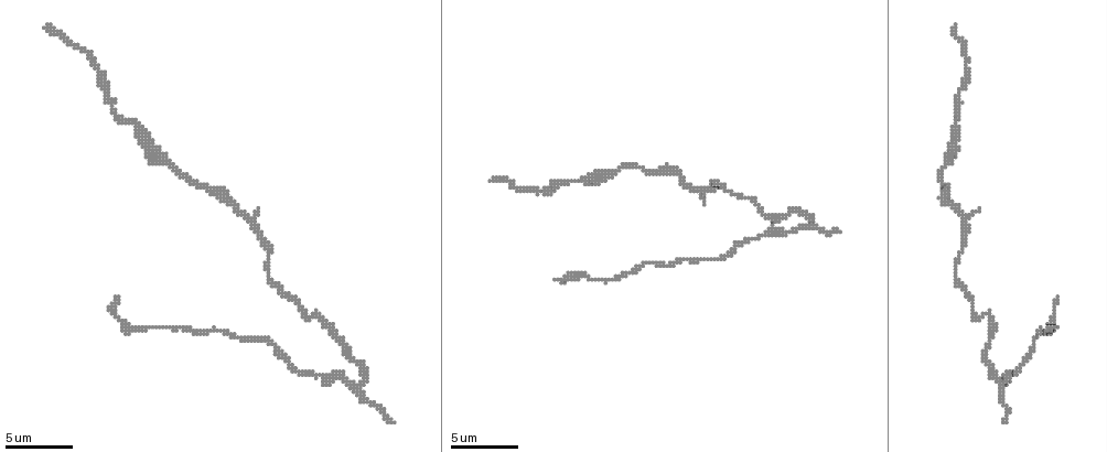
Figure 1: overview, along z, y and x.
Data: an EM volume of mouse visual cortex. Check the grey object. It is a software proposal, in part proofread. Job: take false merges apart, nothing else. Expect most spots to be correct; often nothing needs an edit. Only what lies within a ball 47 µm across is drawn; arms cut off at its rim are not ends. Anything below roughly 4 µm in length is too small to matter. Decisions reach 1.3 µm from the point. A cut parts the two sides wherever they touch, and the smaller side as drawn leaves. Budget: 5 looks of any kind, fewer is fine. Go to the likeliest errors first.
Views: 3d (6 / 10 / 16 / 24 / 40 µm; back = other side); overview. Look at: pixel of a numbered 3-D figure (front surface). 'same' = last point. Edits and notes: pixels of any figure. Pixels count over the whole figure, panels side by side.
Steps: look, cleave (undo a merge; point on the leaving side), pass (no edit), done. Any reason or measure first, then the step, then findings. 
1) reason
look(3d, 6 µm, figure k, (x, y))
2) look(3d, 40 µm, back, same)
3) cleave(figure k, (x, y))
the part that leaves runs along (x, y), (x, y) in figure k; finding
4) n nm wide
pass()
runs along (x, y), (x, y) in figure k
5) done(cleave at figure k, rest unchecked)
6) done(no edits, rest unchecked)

two arms in line, one across
look(3d, 6 µm, figure 1, (348, 383))

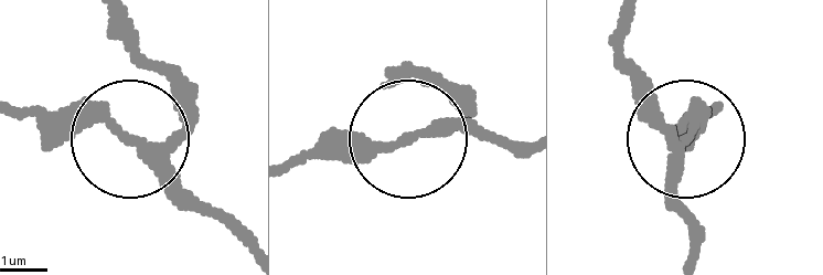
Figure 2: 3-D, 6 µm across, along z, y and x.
180 nm wide
pass()
one neuron here

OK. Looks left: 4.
thick turns thin
look(3d, 6 µm, figure 1, (987, 312))

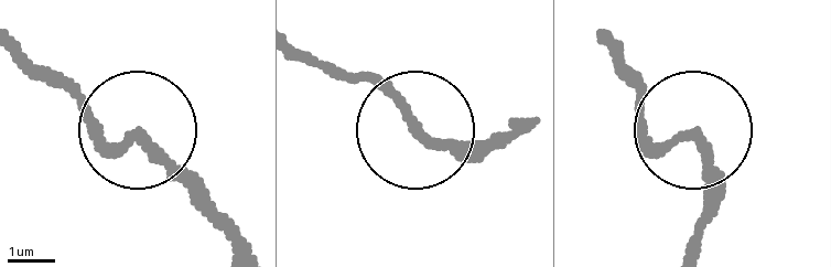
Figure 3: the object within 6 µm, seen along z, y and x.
pass()
runs along (646, 127), (698, 147), (701, 214) in figure 3; all the same neuron

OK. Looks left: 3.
calibre changes
look(3d, 10 µm, figure 1, (162, 155))

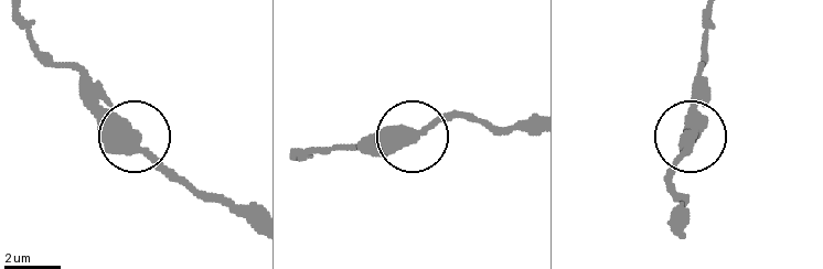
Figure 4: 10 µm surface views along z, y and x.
pass()
runs along (682, 227), (672, 168), (694, 118), (694, 85) in figure 4; continuous, no second neuron

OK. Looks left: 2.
done(no edits, rest unchecked)

